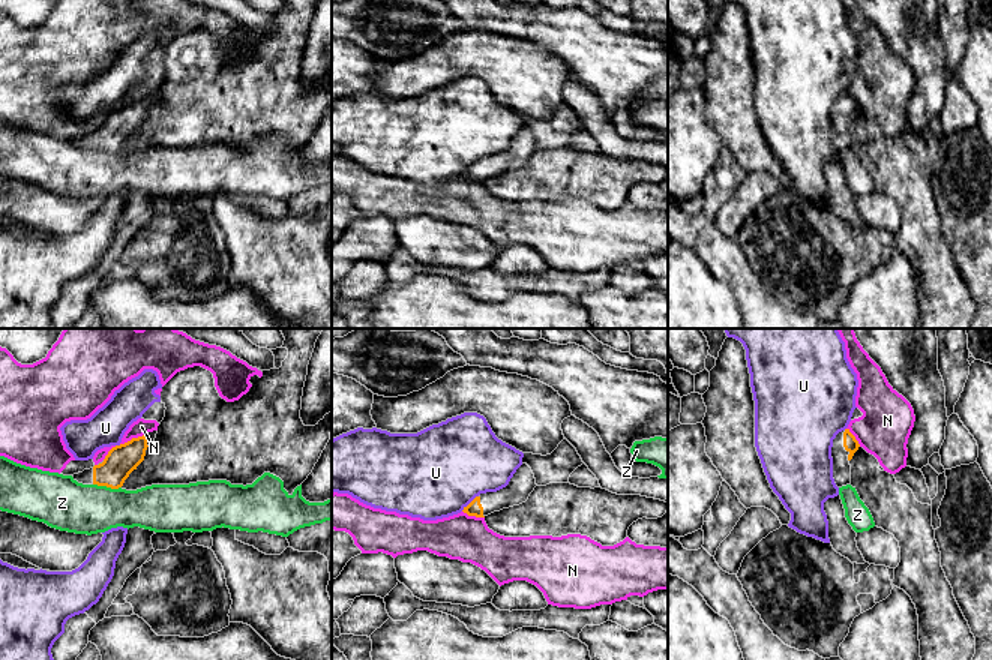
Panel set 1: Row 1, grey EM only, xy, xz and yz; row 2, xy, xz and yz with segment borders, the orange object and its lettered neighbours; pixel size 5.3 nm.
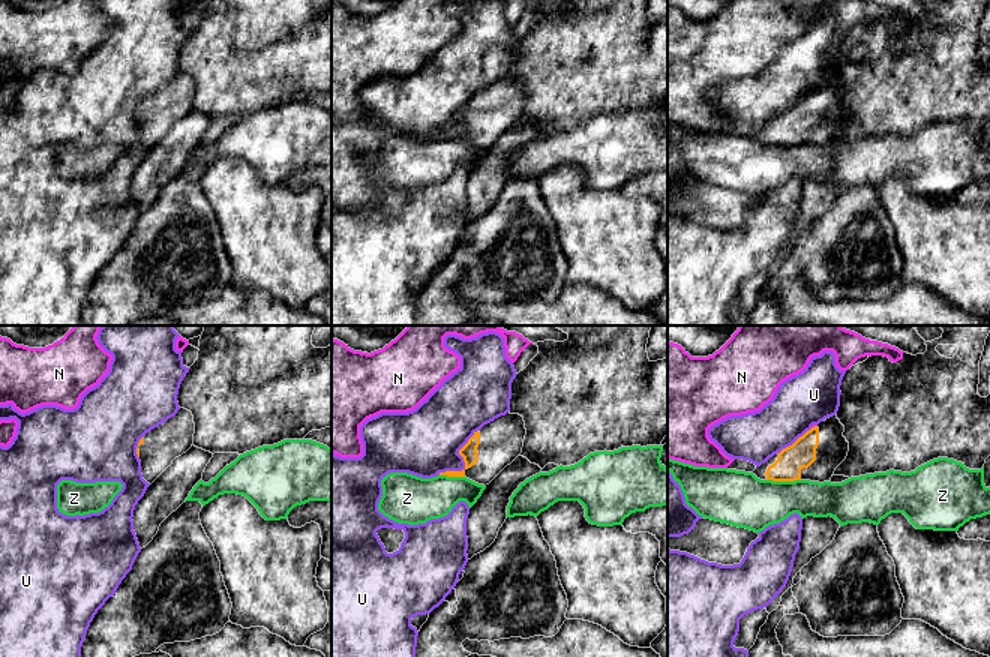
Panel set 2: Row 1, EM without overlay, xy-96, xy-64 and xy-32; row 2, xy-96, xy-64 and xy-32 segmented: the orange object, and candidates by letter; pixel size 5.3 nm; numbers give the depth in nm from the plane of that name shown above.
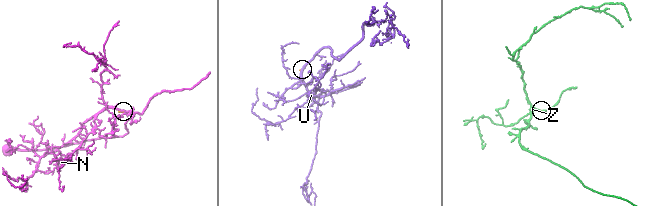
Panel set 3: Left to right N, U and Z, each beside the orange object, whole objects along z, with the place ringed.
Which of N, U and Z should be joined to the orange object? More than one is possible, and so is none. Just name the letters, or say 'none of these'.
none of these

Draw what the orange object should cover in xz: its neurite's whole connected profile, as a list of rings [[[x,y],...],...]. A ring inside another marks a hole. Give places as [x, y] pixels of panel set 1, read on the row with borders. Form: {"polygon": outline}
{"polygon": [[[522,464],[506,488],[480,494],[462,512],[468,516],[485,518],[494,512],[525,502],[536,486],[531,468]]]}

